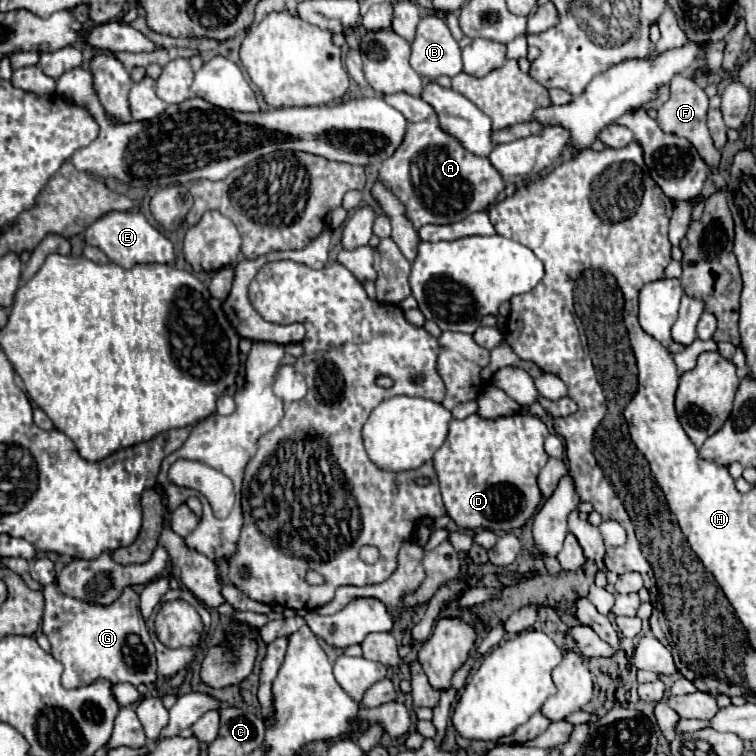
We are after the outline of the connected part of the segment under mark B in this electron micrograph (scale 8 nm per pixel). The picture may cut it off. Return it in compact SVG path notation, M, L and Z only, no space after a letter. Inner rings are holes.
M430 14L420 20L416 38L412 42L410 66L424 78L436 80L438 76L456 76L462 72L460 46L452 36L442 16Z

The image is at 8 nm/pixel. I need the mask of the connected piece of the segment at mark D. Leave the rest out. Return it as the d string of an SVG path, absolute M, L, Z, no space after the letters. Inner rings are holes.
M472 414L464 420L452 420L446 442L434 454L434 468L440 480L440 492L448 516L460 528L488 528L488 530L514 530L522 528L542 502L536 476L548 461L544 441L550 434L546 424L532 414L514 414L496 420L480 418Z

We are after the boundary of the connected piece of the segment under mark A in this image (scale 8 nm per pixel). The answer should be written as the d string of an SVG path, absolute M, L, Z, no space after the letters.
M436 114L408 126L402 146L382 162L378 180L404 204L406 216L416 230L426 224L460 222L468 214L486 210L506 188L504 178L492 168L490 160L474 156L444 132Z

